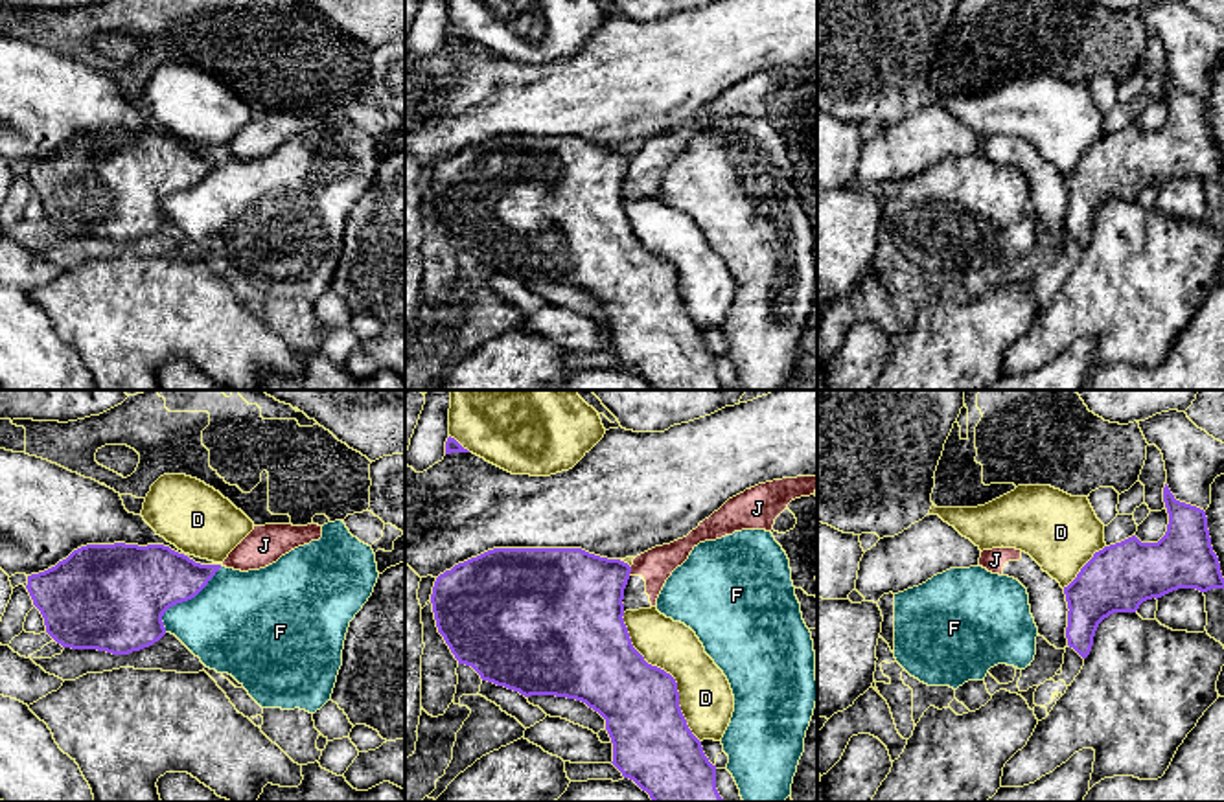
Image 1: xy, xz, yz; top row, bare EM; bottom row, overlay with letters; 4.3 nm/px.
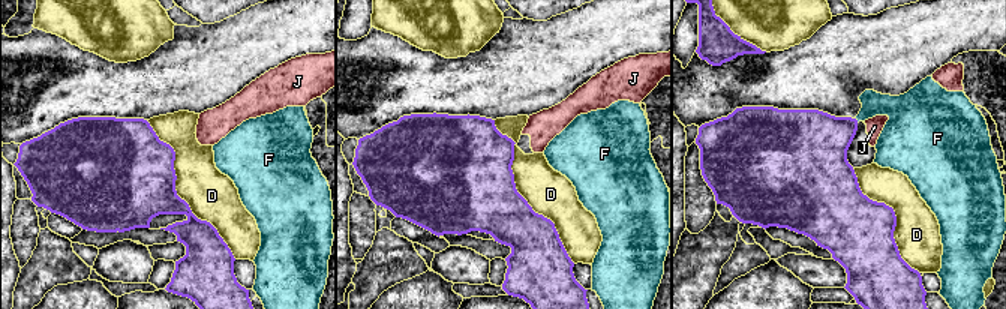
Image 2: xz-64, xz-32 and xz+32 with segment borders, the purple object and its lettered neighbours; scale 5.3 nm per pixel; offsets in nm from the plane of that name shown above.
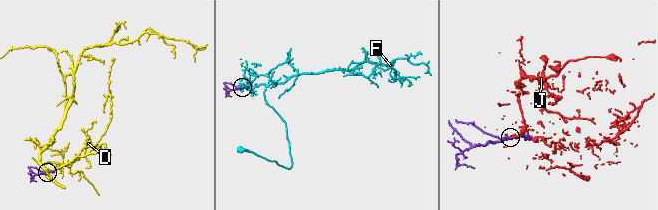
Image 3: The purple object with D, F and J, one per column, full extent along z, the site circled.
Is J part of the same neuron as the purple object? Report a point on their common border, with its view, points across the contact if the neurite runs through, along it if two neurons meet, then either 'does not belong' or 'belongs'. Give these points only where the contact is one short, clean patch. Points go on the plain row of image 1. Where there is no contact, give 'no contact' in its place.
xz (630, 159) | along xz (632, 155), (628, 162) | does not belong

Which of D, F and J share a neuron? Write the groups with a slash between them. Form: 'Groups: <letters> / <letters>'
Groups: D / F / J

